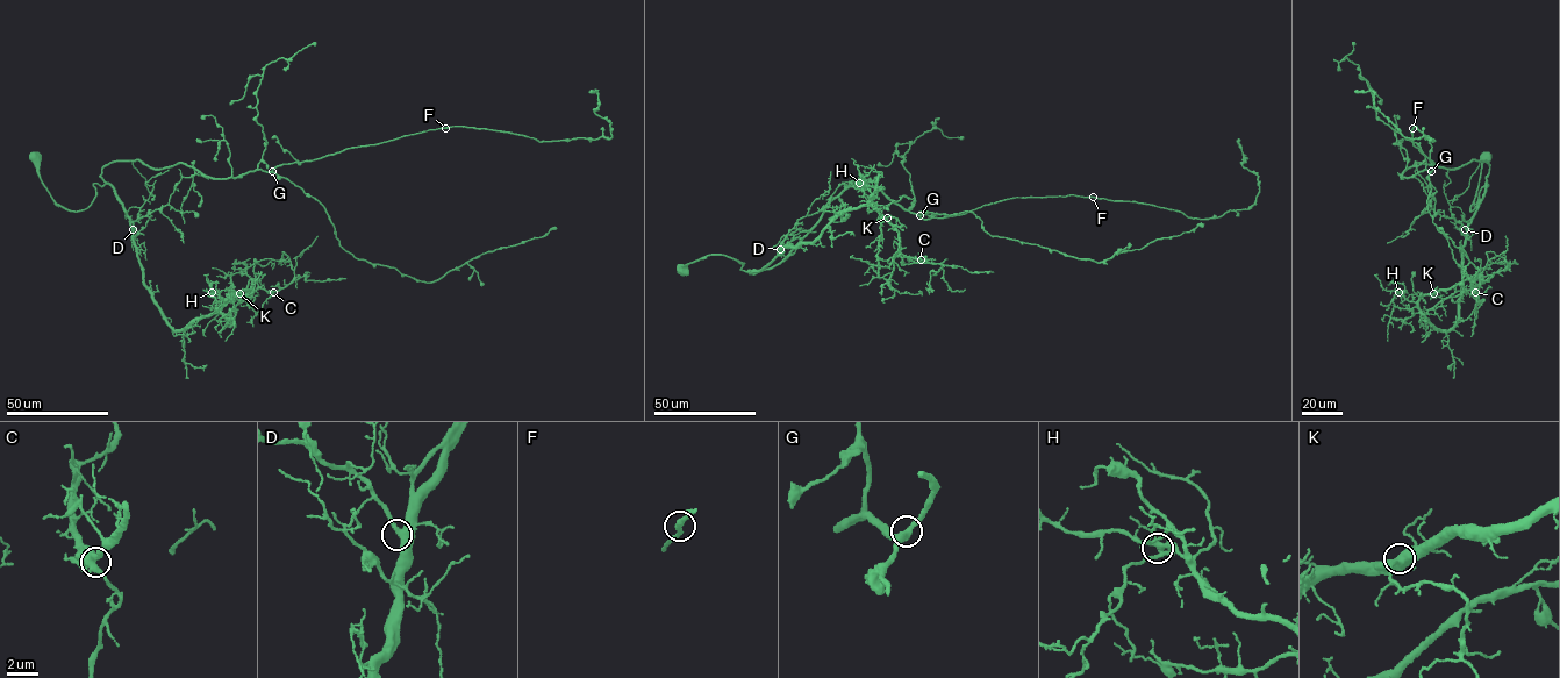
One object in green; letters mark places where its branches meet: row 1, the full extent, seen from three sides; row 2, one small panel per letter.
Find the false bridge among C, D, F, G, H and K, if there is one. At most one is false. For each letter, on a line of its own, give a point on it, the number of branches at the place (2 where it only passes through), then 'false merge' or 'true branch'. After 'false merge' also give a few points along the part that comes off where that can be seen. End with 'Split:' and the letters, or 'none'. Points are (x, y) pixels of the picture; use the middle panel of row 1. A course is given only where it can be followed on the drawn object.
C: place (921, 259); branches 3; true branch
D: place (780, 249); branches 2; true branch
F: place (1093, 197); branches 2; true branch
G: place (920, 215); branches 3; true branch
H: place (859, 183); branches 2; true branch
K: place (887, 218); branches 2; true branch
Split: none

